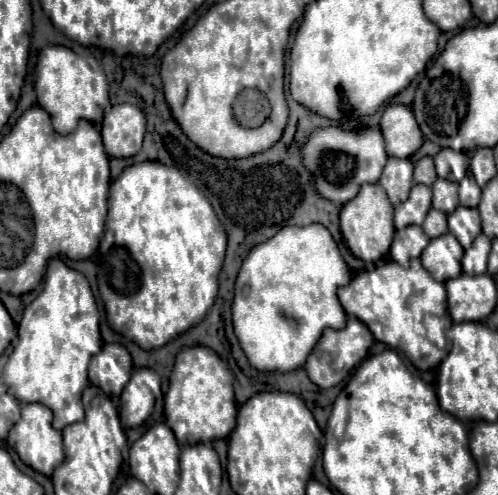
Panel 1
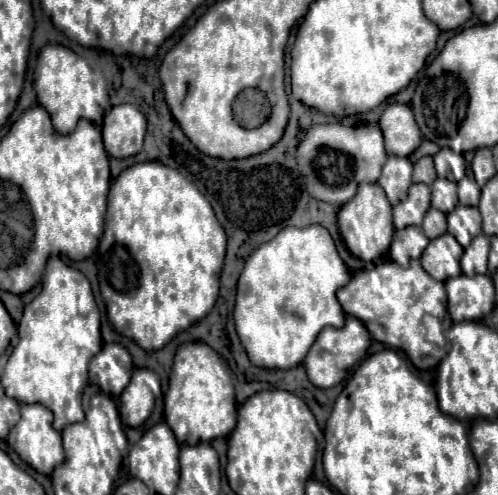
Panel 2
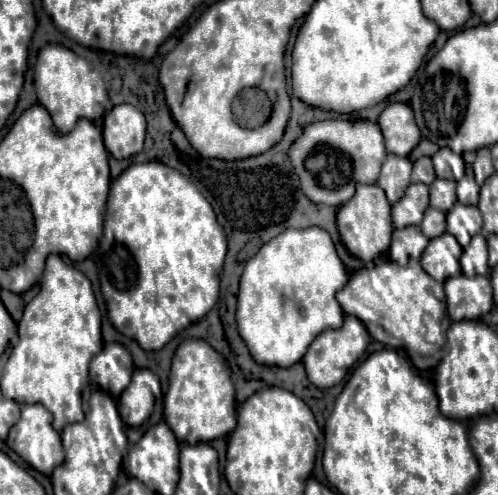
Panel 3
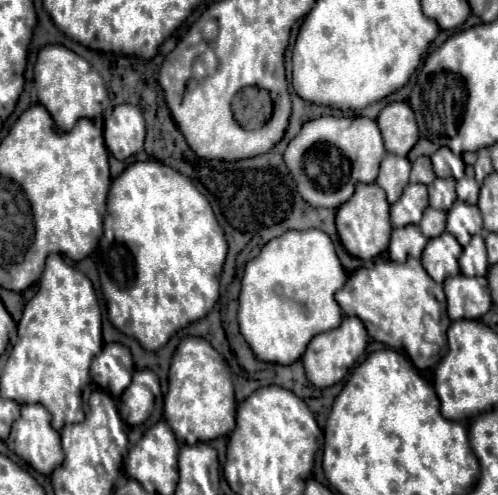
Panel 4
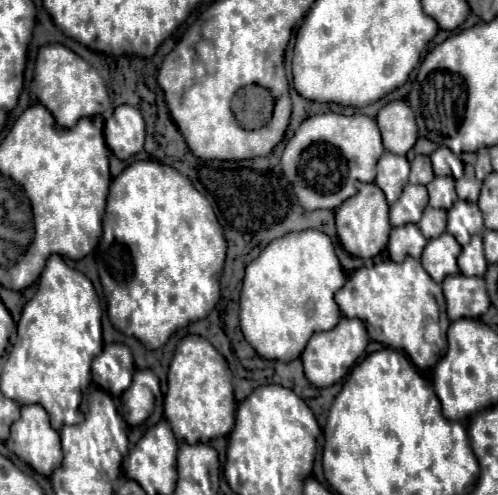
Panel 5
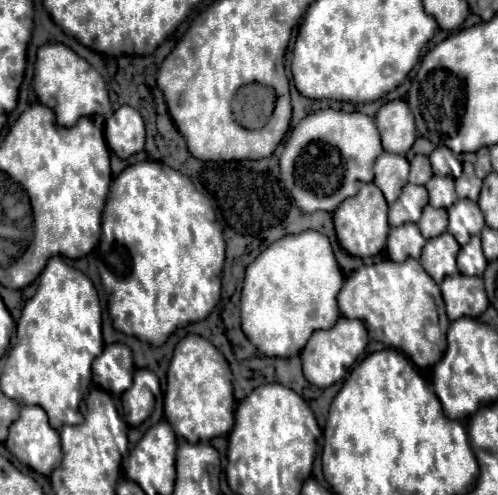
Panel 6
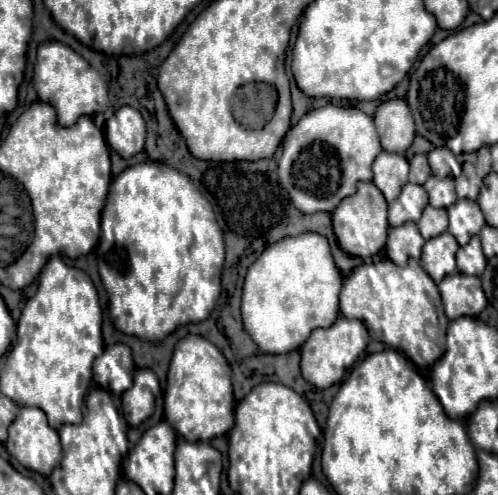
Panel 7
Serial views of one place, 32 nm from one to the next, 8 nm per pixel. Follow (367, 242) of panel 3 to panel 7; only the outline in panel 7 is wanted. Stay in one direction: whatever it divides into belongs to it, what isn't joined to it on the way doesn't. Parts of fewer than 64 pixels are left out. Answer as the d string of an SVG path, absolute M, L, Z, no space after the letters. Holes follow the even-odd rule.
M360 182L356 186L356 194L346 196L340 206L332 212L332 226L334 234L338 238L338 244L344 252L352 256L374 256L380 252L386 244L386 234L388 234L388 220L386 220L386 200L380 196L380 190L372 182Z

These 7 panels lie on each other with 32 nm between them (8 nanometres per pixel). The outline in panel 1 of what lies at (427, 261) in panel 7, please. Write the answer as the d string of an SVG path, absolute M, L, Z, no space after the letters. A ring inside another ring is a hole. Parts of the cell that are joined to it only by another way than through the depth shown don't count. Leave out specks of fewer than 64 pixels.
M444 234L430 240L428 248L422 252L422 266L438 282L446 282L462 274L462 268L460 268L462 254L464 254L464 248L460 246L460 242L452 234Z

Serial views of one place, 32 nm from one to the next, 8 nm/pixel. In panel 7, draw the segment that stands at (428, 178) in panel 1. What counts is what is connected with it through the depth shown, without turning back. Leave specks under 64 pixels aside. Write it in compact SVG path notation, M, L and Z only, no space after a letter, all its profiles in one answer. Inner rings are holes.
M416 154L416 156L410 160L410 182L414 182L414 184L424 184L428 176L430 176L430 166L428 166L426 156L424 156L424 154Z

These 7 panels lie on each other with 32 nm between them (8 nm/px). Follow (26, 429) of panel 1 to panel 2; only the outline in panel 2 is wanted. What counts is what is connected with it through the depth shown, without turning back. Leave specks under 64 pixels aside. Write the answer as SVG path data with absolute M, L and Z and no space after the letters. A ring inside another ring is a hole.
M22 404L22 418L20 422L10 430L8 446L34 470L50 476L52 470L64 462L64 448L60 440L60 432L52 428L52 412L42 404Z

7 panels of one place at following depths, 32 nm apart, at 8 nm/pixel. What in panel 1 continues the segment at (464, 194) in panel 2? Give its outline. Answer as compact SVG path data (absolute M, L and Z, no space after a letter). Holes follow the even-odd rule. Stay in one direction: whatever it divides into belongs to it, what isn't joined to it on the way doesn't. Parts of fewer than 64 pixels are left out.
M466 174L464 180L460 180L460 204L462 206L478 206L480 202L480 186L476 180L472 180L472 174Z

